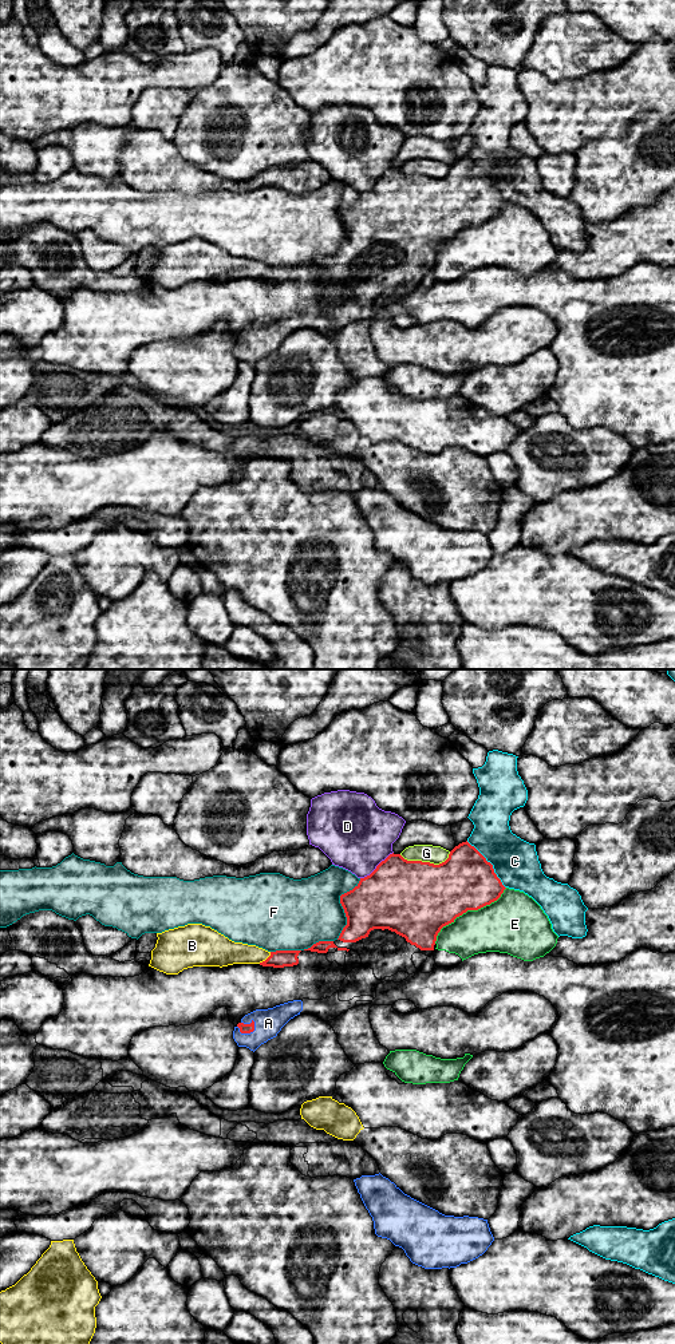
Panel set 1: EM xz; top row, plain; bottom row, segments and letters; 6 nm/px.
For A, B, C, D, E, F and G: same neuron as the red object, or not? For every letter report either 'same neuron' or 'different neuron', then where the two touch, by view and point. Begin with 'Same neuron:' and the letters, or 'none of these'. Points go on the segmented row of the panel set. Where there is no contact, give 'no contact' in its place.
Same neuron: A
A: same neuron | xz (248, 1032)
B: different neuron | xz (267, 959)
C: different neuron | xz (490, 864)
D: different neuron | xz (377, 866)
E: different neuron | xz (468, 909)
F: different neuron | xz (342, 905)
G: different neuron | xz (426, 862)

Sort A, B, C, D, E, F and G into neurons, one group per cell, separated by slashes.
A / B / C / D / E / F / G

